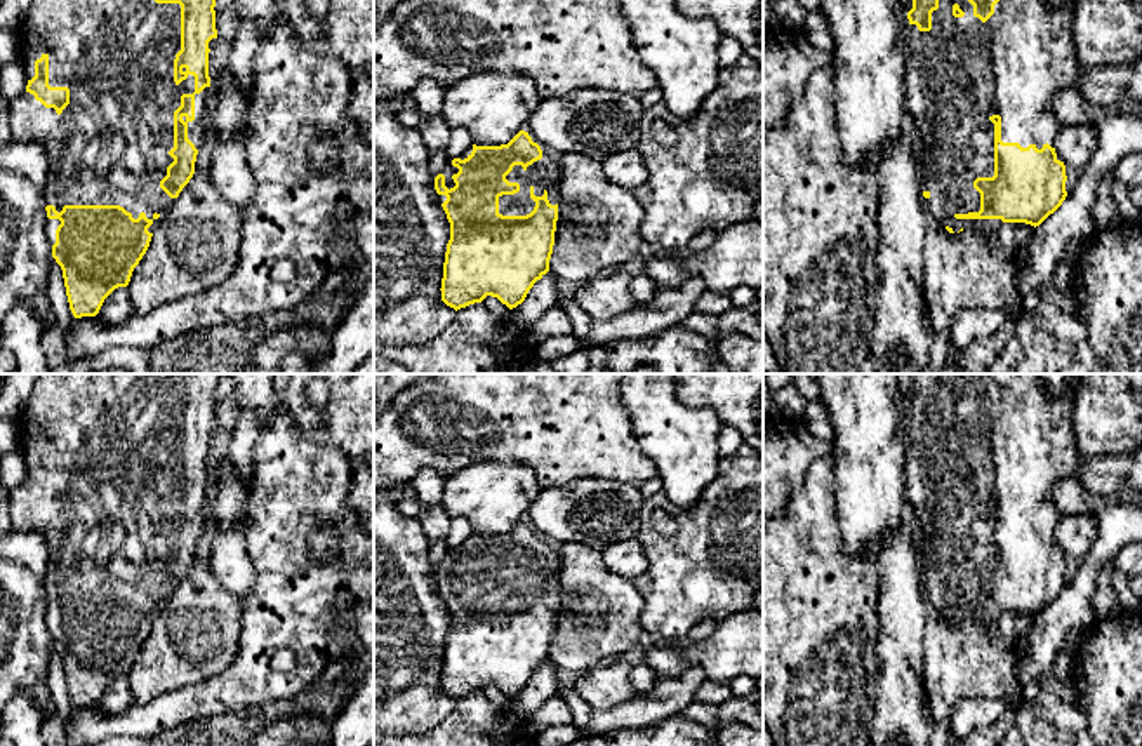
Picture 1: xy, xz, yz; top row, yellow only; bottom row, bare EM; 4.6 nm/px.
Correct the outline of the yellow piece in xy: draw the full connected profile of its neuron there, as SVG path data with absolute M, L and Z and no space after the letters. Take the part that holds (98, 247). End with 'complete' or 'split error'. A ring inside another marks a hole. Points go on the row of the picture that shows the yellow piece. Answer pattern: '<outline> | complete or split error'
M33 0L19 26L19 54L23 56L28 85L9 101L12 139L35 141L47 150L49 172L43 186L47 210L47 238L52 257L63 270L70 310L75 318L96 316L104 299L118 287L127 287L134 268L146 254L153 231L172 210L174 200L195 174L198 150L209 127L209 52L216 43L216 0Z | split error

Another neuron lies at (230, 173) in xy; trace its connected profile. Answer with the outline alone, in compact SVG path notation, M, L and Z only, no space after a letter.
M229 136L212 150L210 181L242 214L245 214L254 198L254 176L247 163L245 141L240 136Z

